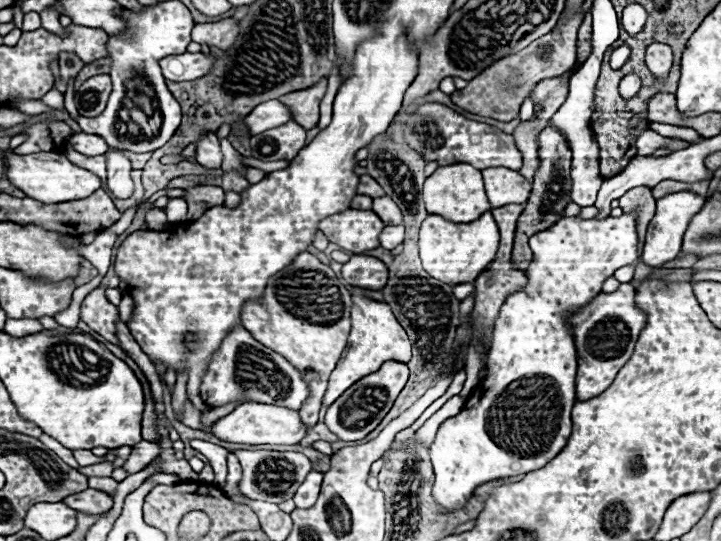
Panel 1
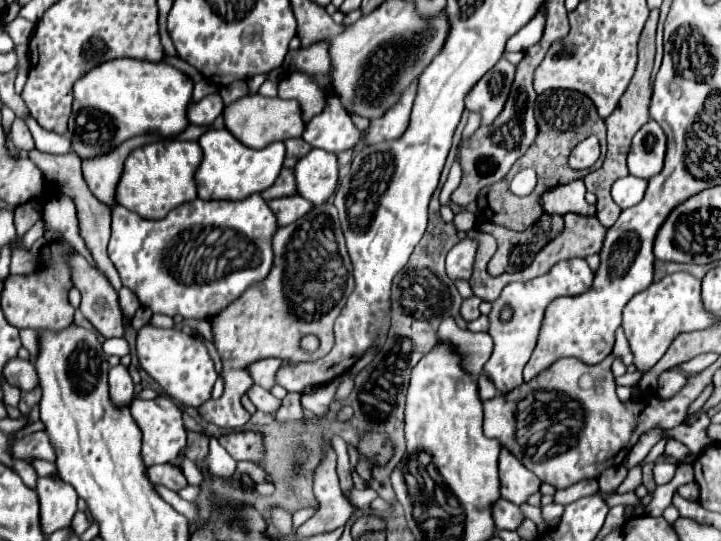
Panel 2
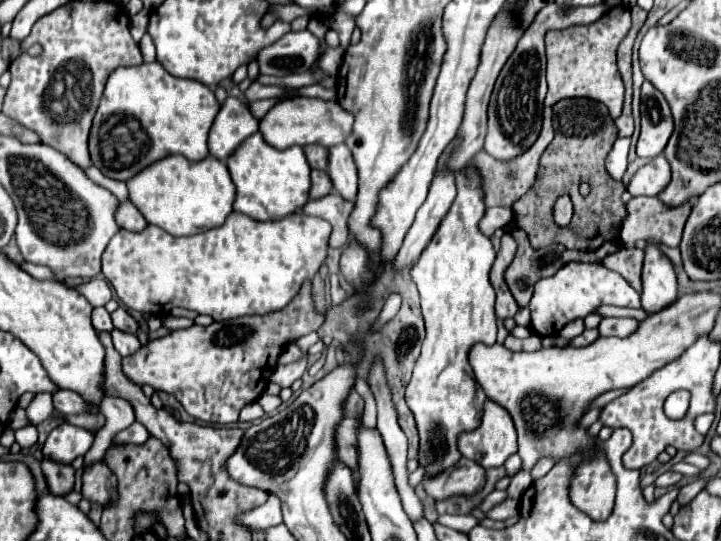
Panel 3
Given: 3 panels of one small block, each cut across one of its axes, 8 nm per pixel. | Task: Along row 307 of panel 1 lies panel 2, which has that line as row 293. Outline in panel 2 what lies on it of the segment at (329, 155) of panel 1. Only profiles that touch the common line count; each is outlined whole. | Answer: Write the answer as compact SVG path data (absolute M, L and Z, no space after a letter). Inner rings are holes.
M254 194L242 202L220 202L220 200L200 200L182 204L174 208L162 220L144 220L136 212L116 206L112 210L112 238L108 244L108 254L116 266L120 280L130 288L144 308L168 316L184 316L186 320L210 320L220 314L228 304L246 292L246 288L260 284L274 264L272 236L278 230L276 216L270 212L266 200ZM194 248L194 264L186 258L186 250Z

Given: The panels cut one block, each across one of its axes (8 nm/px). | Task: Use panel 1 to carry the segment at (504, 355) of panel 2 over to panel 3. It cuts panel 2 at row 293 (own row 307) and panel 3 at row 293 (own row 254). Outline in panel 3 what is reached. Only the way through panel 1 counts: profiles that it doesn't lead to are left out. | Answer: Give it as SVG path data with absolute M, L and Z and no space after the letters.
M570 262L560 268L554 276L538 280L534 284L532 300L528 302L530 308L530 328L538 336L554 336L558 334L568 322L576 318L586 318L598 306L628 306L640 308L640 294L622 280L614 270L608 270L600 264L584 264L584 262Z

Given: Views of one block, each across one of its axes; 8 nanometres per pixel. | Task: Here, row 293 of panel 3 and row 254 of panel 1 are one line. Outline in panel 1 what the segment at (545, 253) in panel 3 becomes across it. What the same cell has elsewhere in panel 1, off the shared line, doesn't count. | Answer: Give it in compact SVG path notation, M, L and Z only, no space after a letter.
M548 126L546 130L542 130L538 134L538 144L540 144L540 166L534 176L528 206L522 212L522 216L518 218L516 240L514 240L514 248L512 248L512 262L522 272L528 270L530 258L532 258L532 250L528 248L528 238L536 232L548 230L550 226L554 226L554 222L558 222L558 218L564 216L564 208L570 204L570 190L572 190L572 178L570 178L572 152L570 152L570 146L564 140L564 136L558 130L554 130L552 126Z

